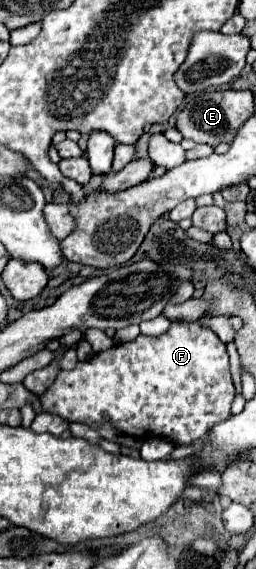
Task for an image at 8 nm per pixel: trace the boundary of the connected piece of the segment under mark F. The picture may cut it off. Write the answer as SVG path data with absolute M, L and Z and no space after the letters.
M192 321L172 323L170 329L160 337L138 335L134 341L114 345L108 351L80 361L72 371L60 371L54 383L38 399L46 413L60 415L68 423L76 421L92 429L110 425L118 433L130 437L156 437L184 445L204 437L212 425L228 419L234 395L236 389L230 375L226 345L212 329L202 327L198 321Z

